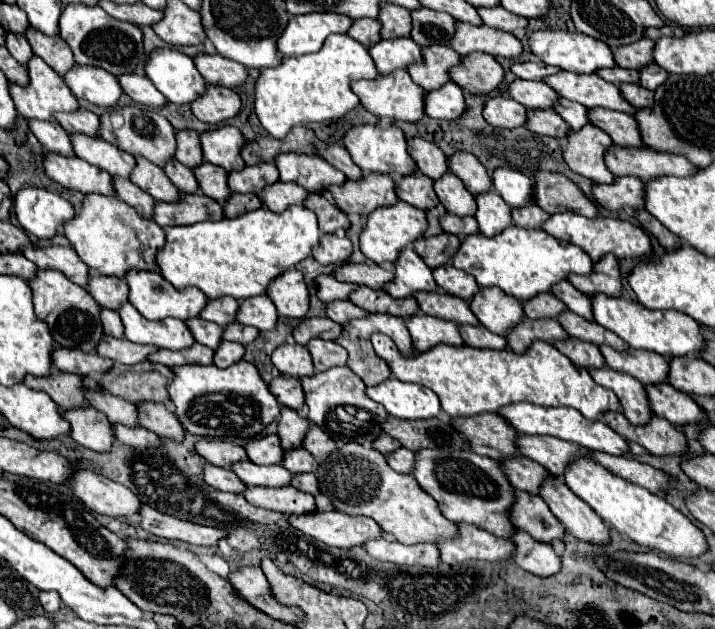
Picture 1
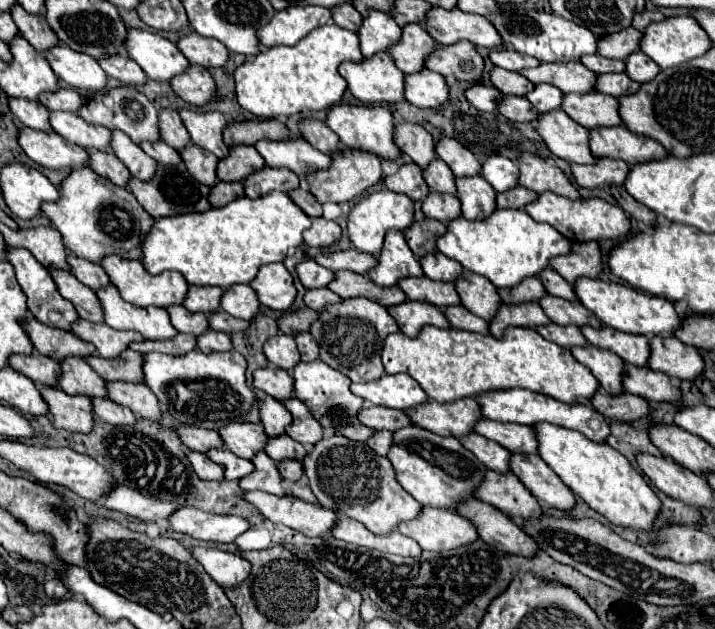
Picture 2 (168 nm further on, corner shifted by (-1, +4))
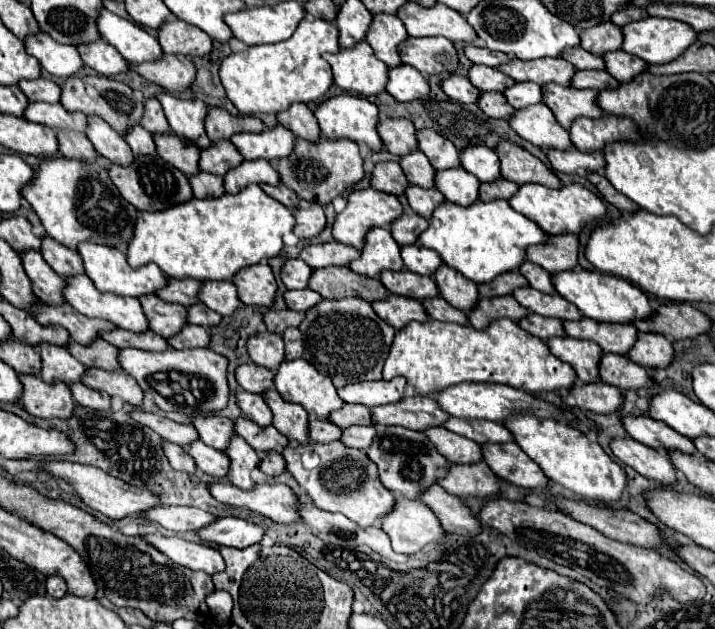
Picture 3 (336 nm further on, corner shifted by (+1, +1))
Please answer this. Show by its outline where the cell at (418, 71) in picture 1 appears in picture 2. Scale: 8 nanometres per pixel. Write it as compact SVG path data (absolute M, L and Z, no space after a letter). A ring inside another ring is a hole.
M408 24L402 28L400 44L394 44L388 54L404 74L414 74L426 68L424 60L434 52L434 48L434 38L420 24Z

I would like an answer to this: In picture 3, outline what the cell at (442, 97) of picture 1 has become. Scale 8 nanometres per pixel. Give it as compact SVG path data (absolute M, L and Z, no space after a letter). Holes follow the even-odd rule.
M398 65L388 71L386 91L398 101L424 99L428 93L428 81L420 71L414 71L414 67Z

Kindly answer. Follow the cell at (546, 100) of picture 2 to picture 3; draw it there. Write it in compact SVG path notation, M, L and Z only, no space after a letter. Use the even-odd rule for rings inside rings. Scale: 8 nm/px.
M514 83L512 87L508 87L506 91L502 91L506 95L506 101L518 109L518 107L528 107L528 105L536 105L542 103L542 91L536 83Z

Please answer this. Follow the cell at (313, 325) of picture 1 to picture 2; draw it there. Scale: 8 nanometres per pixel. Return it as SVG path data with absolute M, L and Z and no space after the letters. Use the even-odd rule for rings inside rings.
M302 308L302 310L294 310L284 314L278 320L278 328L288 334L288 336L296 336L298 332L306 332L310 330L310 326L318 320L318 312L312 308Z

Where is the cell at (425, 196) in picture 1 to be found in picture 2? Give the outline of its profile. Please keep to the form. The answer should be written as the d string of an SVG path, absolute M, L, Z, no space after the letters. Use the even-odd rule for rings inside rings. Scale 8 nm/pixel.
M418 164L400 166L396 174L384 178L384 186L392 192L406 194L412 200L422 200L424 196L428 196L428 186L424 182L424 176Z

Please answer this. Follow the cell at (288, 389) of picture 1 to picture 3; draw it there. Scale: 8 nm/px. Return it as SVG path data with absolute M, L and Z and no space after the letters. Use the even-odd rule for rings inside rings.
M244 363L240 365L236 371L236 381L240 387L244 387L246 391L250 393L262 393L266 387L272 387L272 379L274 379L274 373L266 367L260 367L260 365L254 365L254 363Z

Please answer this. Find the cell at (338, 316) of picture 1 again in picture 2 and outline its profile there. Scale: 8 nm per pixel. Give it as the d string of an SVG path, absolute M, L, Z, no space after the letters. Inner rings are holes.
M320 288L320 290L308 290L306 296L304 296L304 302L306 302L308 308L314 308L316 312L322 312L328 304L342 302L342 298L328 288Z

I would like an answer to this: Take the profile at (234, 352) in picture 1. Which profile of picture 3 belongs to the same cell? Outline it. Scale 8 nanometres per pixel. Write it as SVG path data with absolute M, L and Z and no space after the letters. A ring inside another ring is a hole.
M186 323L180 333L166 339L174 349L190 349L190 347L206 347L206 329L200 325Z

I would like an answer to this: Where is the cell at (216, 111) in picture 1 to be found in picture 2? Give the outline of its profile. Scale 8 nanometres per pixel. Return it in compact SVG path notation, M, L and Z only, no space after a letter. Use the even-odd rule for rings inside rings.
M190 66L184 76L176 76L176 80L172 80L172 88L192 106L204 106L218 100L218 86L206 68Z

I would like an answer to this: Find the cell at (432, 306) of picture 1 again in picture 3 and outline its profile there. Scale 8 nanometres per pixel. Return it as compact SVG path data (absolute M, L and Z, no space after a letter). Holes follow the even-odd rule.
M408 269L382 271L380 281L390 293L412 297L412 299L418 299L418 301L438 295L438 289L436 289L436 283L434 283L432 277L422 277L422 275L416 275Z

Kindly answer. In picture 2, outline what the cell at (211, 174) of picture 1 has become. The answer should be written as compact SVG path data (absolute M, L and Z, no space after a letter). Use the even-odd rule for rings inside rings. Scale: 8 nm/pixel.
M188 144L184 150L180 150L180 156L188 168L188 172L200 182L212 188L218 182L216 168L218 168L218 158L210 154L208 150L202 150L194 144Z

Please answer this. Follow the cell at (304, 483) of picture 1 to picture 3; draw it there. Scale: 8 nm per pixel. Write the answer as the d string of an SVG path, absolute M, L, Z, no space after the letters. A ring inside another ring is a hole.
M270 451L270 453L262 453L260 455L260 463L258 463L258 469L270 477L276 477L280 475L284 469L286 469L286 463L282 461L280 453L276 451Z

